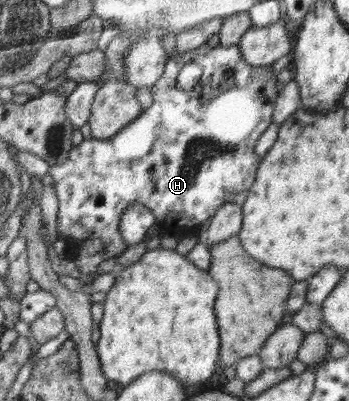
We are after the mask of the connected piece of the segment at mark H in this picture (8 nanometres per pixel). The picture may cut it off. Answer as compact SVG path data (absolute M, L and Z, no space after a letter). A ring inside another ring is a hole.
M211 42L201 45L198 49L186 51L181 55L177 55L168 59L164 68L164 73L159 81L152 86L153 105L143 110L140 117L137 117L132 123L126 126L119 133L106 140L98 140L91 138L83 140L80 144L73 146L73 149L68 153L68 158L65 163L61 165L50 166L50 173L53 177L52 187L55 190L55 195L58 198L58 222L57 231L60 239L66 241L66 257L75 263L75 267L79 269L83 275L93 275L97 273L99 263L111 259L111 257L118 257L127 247L121 247L122 235L119 233L118 225L121 214L128 208L132 202L141 202L147 209L153 212L156 217L156 227L159 227L166 233L173 235L179 241L185 237L195 235L199 231L199 227L207 218L212 218L219 208L222 207L225 197L231 193L248 192L251 185L255 182L257 177L257 170L260 160L256 158L254 147L256 145L256 135L266 126L272 123L273 111L275 102L280 91L277 91L277 76L273 74L271 66L251 66L241 58L241 53L238 45L224 47L218 42L212 44ZM187 63L196 63L203 71L199 82L192 91L177 90L177 77L182 68Z

